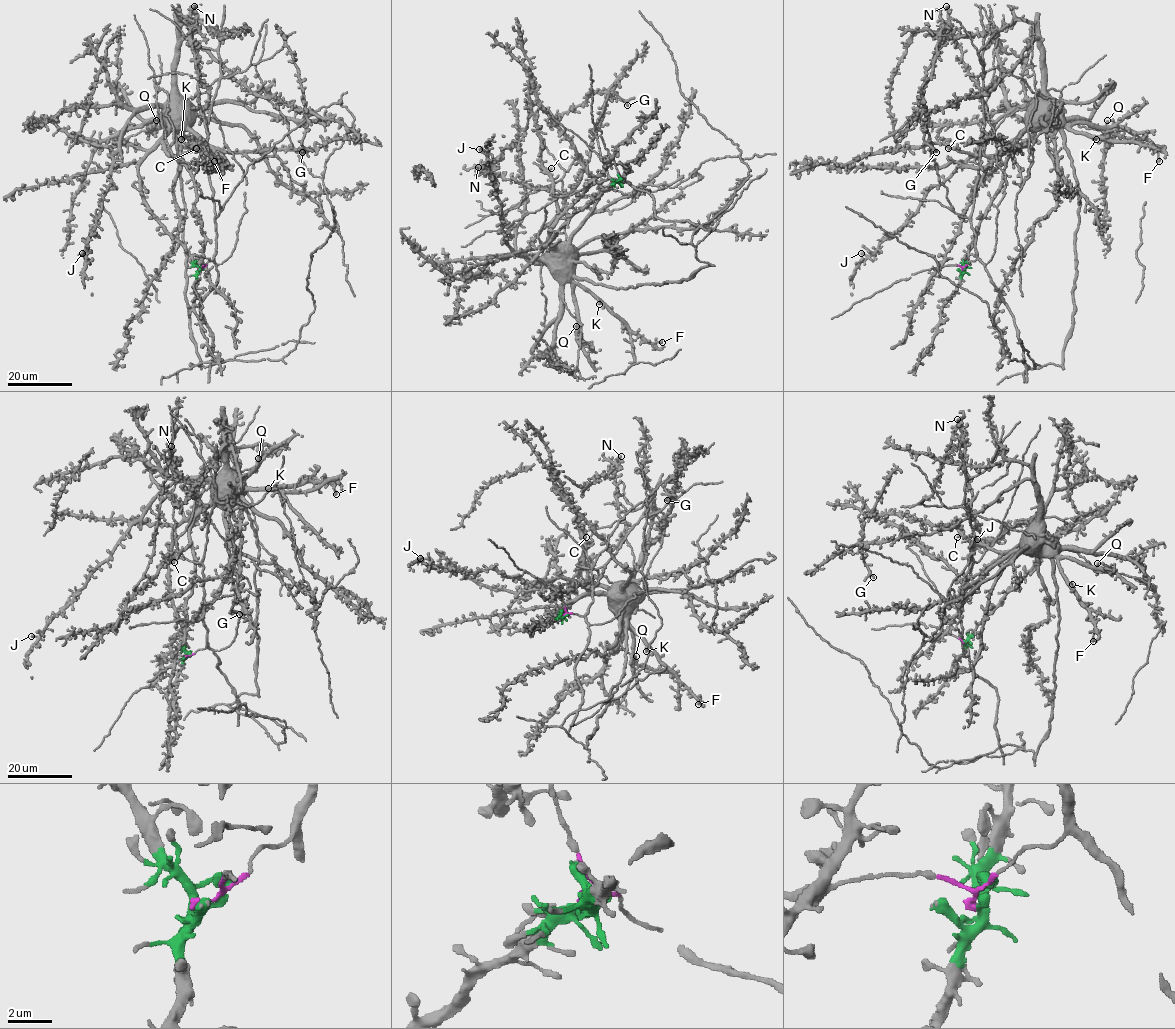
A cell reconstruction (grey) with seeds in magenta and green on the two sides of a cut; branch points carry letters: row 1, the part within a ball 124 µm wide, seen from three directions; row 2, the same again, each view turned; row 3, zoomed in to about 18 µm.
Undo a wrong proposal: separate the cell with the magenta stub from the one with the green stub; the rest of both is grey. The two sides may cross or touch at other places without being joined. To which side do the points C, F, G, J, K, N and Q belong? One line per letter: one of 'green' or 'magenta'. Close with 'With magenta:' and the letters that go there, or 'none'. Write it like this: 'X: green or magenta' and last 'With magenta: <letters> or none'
C: green
F: green
G: magenta
J: green
K: green
N: magenta
Q: green
With magenta: G, N

